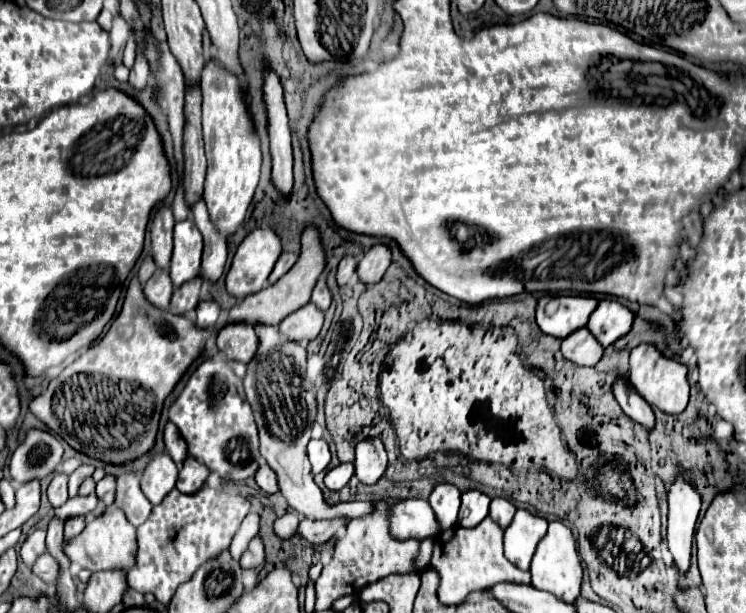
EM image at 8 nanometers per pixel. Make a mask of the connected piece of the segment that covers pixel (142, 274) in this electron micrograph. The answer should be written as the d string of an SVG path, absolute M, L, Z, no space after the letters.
M151 253L147 255L147 257L143 257L143 261L141 261L141 267L139 267L139 279L143 281L143 283L147 283L147 279L153 275L153 271L155 271L155 261L151 259Z

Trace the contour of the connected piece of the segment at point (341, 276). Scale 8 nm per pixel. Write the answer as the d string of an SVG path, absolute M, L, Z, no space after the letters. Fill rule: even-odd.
M347 255L347 259L343 259L341 261L341 265L339 265L339 271L337 271L337 283L339 285L345 285L347 283L347 279L351 277L351 267L357 267L357 263L359 263L359 259L357 257L349 257ZM355 261L355 263L353 263Z

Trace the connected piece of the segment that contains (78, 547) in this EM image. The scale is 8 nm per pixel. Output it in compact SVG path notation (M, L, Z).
M105 507L103 515L89 521L77 537L63 541L63 553L71 559L71 563L79 563L89 571L123 569L127 573L135 563L135 527L127 521L119 507Z

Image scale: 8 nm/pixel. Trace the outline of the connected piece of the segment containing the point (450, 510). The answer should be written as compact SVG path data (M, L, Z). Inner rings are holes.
M439 483L431 491L429 503L431 503L443 531L457 525L457 515L459 515L459 505L461 505L461 491L457 485Z

